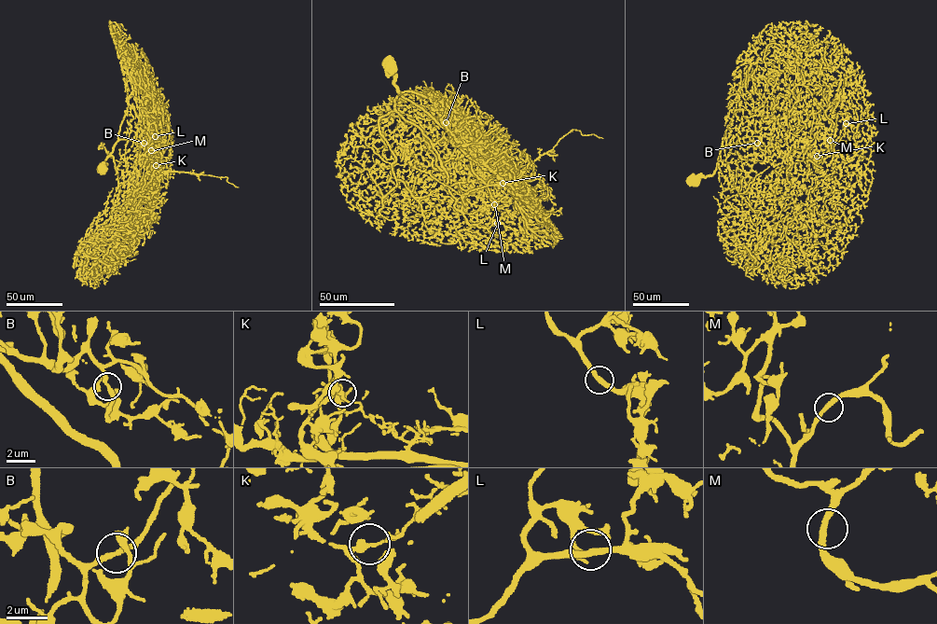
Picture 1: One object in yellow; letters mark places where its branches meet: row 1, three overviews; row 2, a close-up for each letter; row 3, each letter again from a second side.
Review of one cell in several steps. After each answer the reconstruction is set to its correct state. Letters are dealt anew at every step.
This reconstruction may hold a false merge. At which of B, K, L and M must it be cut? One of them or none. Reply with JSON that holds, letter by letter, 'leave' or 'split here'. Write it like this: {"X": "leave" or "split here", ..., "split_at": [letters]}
{"B": "leave", "K": "split here", "L": "leave", "M": "leave", "split_at": ["K"]}

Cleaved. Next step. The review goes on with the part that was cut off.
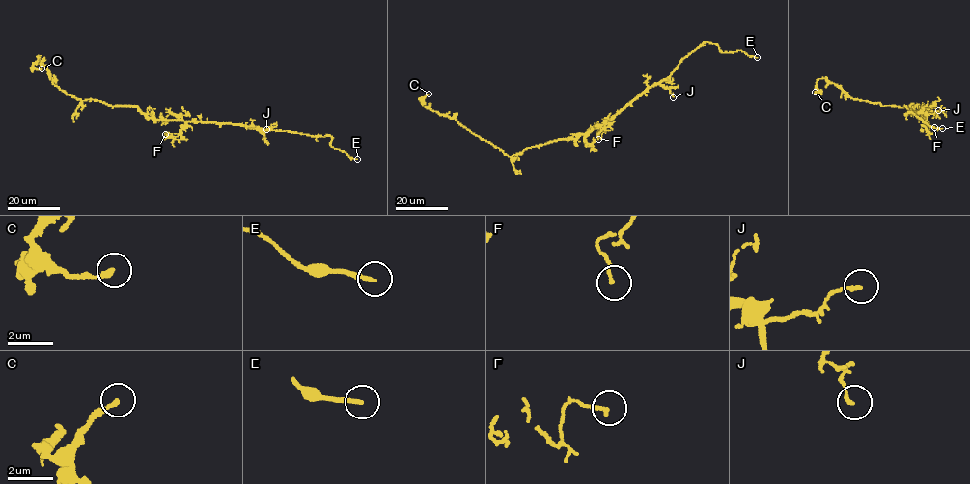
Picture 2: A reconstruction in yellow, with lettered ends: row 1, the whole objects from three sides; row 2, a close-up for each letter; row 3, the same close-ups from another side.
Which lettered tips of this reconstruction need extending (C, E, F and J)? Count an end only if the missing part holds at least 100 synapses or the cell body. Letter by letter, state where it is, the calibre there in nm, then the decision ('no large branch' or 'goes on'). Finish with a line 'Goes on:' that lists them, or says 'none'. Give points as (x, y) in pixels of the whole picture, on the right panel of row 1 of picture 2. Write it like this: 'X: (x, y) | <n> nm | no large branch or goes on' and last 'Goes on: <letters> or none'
C: (815, 92) | 190 nm | no large branch
E: (942, 128) | 140 nm | goes on
F: (934, 127) | 130 nm | no large branch
J: (938, 110) | 140 nm | no large branch
Goes on: E

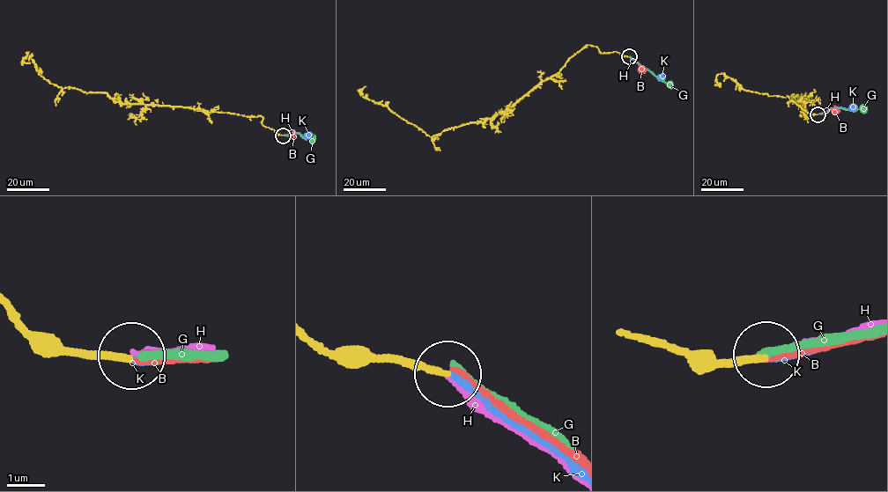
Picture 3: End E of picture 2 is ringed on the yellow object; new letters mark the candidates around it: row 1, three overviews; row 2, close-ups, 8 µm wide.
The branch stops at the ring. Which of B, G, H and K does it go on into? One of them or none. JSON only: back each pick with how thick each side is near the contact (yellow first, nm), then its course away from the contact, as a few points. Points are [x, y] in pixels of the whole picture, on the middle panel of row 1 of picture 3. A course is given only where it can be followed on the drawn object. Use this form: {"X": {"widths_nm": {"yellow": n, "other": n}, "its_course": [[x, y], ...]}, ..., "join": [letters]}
{"K": {"widths_nm": {"yellow": 160, "other": 160}, "its_course": [[629, 56], [662, 77]]}, "join": ["K"]}

